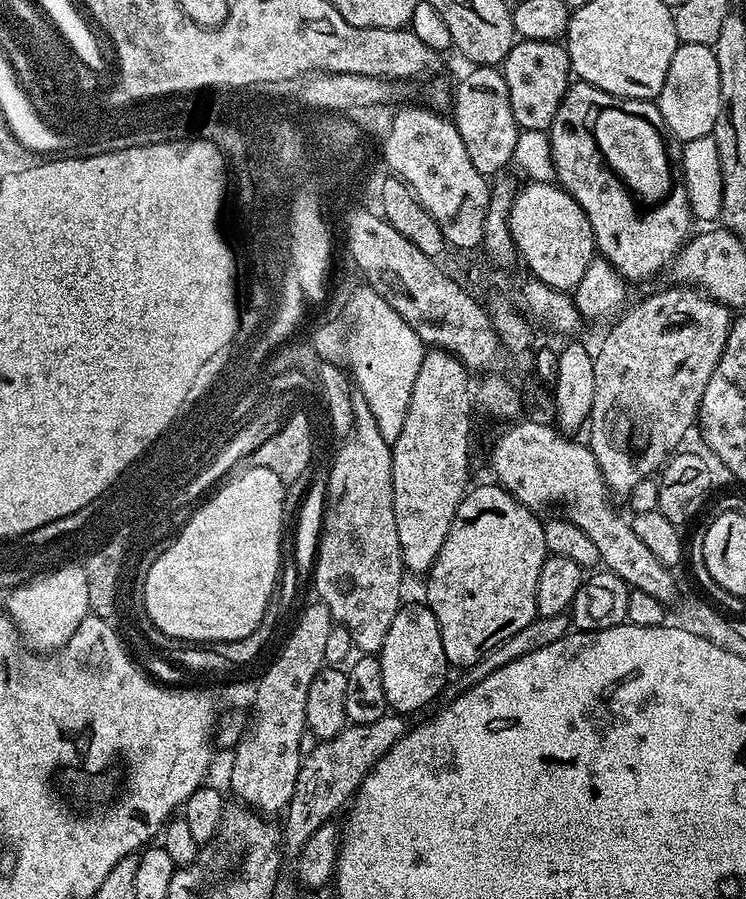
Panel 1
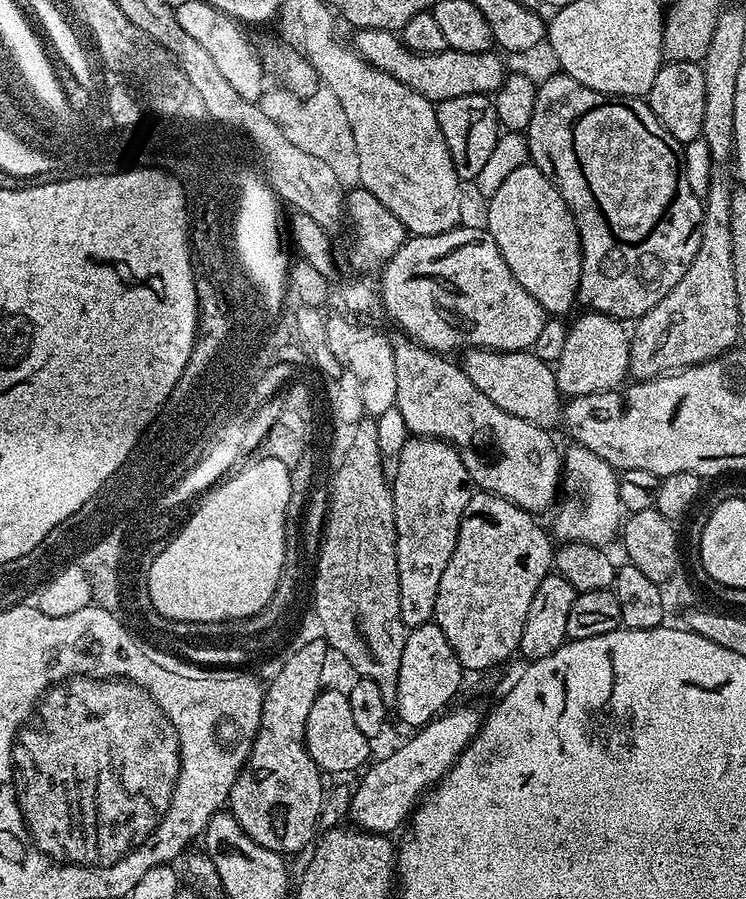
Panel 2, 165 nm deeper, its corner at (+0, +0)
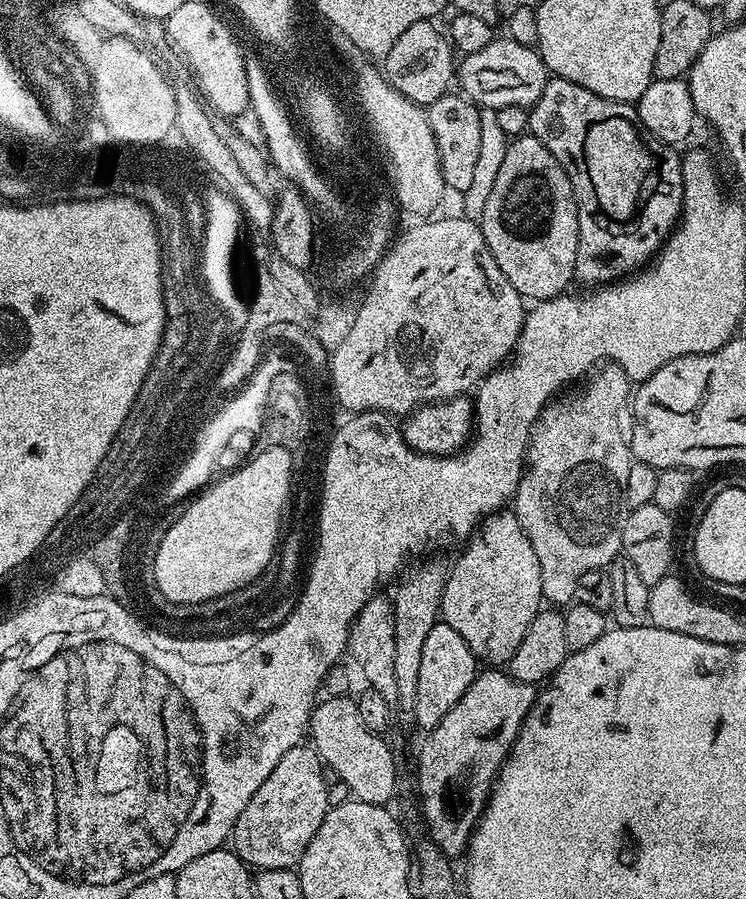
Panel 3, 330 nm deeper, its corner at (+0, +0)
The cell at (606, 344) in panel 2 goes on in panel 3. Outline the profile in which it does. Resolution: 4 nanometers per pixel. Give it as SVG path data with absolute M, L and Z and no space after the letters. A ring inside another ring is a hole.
M608 362L584 386L584 396L576 396L573 400L553 399L540 411L540 419L536 421L528 438L526 467L514 497L518 522L522 522L522 530L526 530L526 538L530 538L534 554L538 554L544 600L552 606L573 603L582 574L607 569L622 552L620 508L622 509L626 477L630 475L634 457L629 437L625 429L624 432L620 429L620 411L623 408L625 411L633 395L634 384L620 365Z

